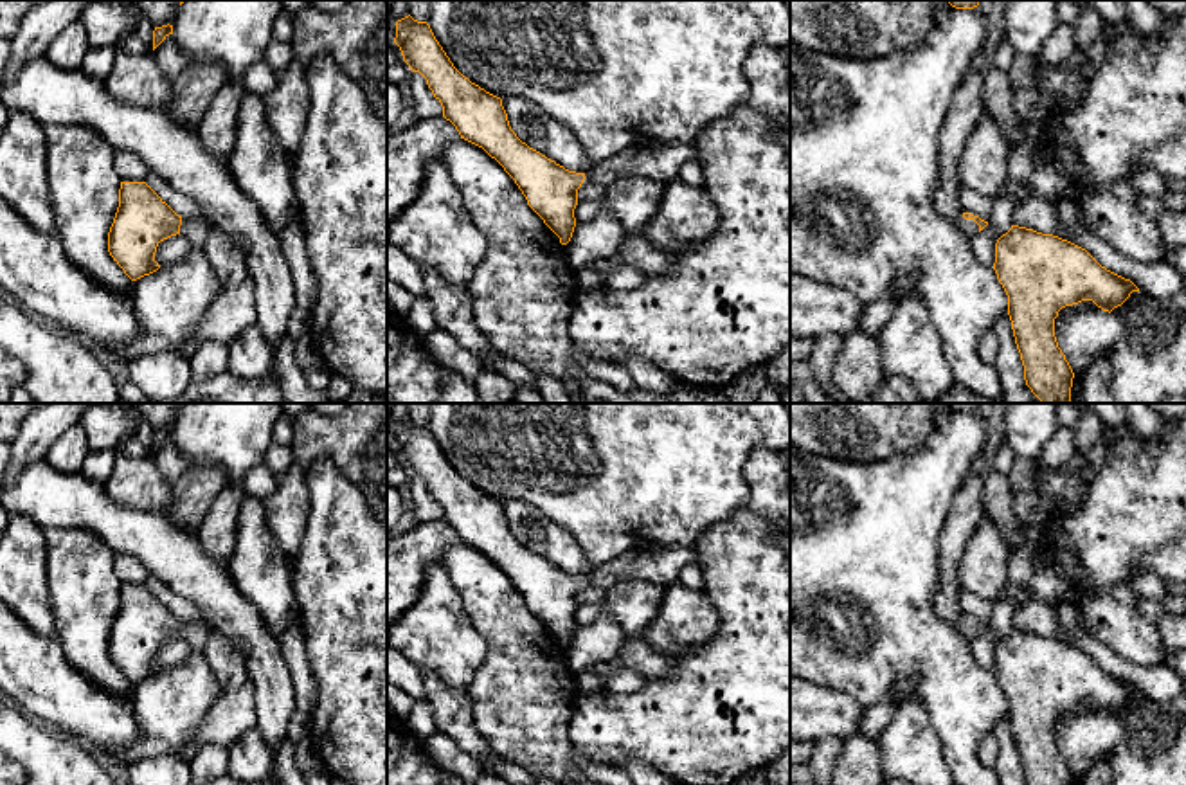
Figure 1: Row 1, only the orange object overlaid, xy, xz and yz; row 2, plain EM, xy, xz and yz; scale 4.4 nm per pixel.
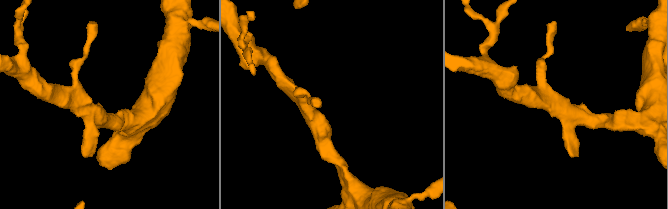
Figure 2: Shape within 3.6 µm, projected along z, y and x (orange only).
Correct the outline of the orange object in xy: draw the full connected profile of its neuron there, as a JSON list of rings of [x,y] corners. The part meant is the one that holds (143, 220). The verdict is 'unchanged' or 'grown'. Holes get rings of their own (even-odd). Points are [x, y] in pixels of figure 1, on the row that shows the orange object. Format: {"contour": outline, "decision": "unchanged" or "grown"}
{"contour": [[[121,182],[108,252],[124,274],[137,281],[160,268],[155,261],[160,241],[182,232],[202,245],[212,229],[203,214],[185,220],[178,216],[146,182]]], "decision": "grown"}

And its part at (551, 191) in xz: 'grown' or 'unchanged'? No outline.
grown

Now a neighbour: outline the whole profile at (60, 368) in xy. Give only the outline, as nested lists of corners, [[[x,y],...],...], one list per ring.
[[[0,292],[0,349],[18,360],[27,376],[23,389],[36,403],[119,403],[117,382],[90,353],[86,340],[50,326]]]

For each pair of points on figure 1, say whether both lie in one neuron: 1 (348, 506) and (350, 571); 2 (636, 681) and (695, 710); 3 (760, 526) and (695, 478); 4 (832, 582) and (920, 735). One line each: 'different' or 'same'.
1: same
2: different
3: different
4: different

